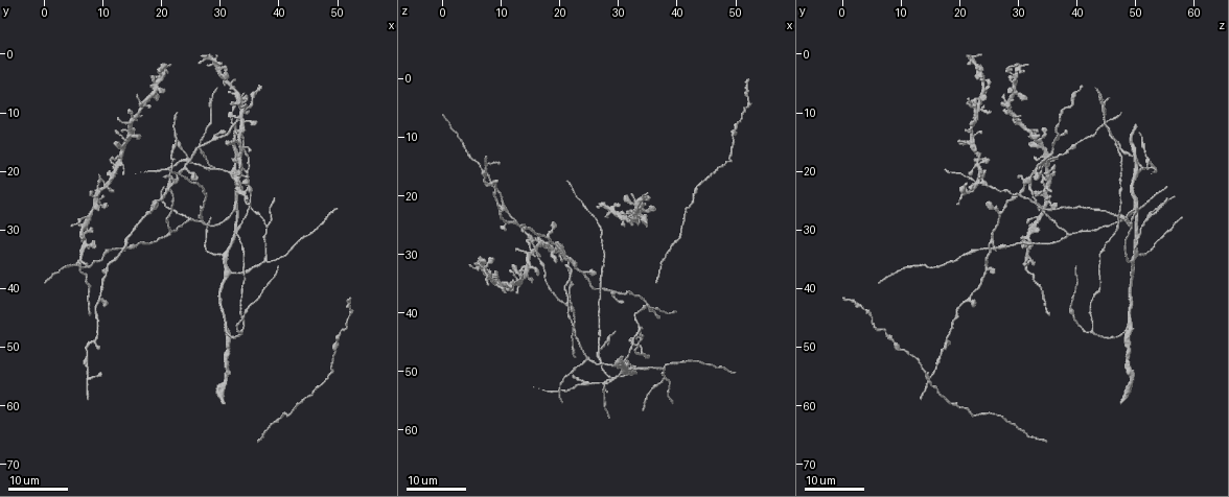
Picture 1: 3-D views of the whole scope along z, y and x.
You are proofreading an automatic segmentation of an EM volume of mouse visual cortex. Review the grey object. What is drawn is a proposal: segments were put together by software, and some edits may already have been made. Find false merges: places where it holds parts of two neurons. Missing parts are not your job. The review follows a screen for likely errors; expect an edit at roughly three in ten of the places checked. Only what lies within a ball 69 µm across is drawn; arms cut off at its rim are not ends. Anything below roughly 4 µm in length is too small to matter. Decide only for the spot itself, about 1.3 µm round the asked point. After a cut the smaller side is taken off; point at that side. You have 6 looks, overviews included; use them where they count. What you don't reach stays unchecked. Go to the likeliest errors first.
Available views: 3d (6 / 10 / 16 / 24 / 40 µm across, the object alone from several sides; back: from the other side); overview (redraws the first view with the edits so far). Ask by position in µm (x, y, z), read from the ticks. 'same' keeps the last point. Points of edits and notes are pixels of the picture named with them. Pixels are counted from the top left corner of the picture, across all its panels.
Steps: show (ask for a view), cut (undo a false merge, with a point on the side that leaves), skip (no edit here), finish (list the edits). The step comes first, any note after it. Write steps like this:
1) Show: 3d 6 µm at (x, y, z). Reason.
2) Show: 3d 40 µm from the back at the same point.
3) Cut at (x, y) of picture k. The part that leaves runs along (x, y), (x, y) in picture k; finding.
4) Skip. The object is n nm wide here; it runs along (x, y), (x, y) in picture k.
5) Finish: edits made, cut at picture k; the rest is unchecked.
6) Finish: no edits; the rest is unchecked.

Show: 3d 16 µm at (30.5, 34.0, 50.0).

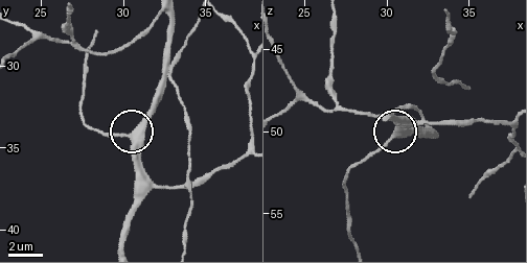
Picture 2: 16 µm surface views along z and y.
Show: 3d 10 µm at (30.5, 34.2, 50.3). Zoom in.

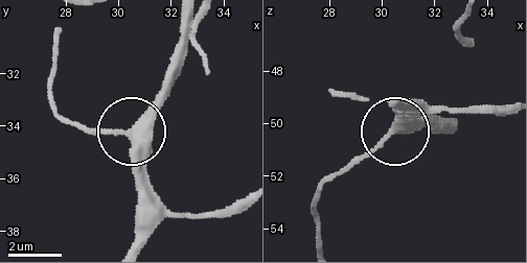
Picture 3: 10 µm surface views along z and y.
Skip. The object is 370 nm wide here; it runs along (456, 121), (397, 125), (331, 180) in picture 3; one neuron here.

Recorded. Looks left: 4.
Show: 3d 24 µm at (13.5, 33.5, 25.0). Four arms meet.

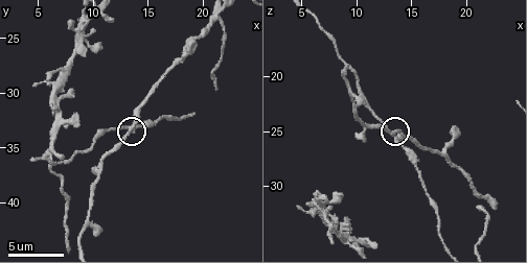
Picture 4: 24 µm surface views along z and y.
Show: 3d 6 µm at (13.4, 33.2, 25.0).

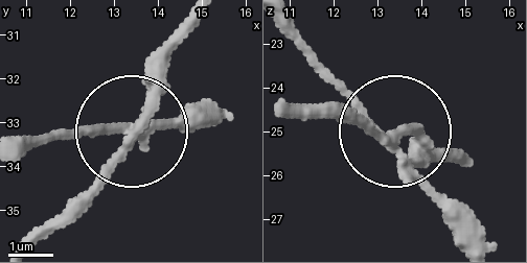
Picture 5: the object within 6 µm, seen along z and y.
Cut at (102, 171) of picture 5. The side arm is 26 µm long; 4 arms meet here; two neurons meet here.

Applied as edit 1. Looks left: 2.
Show: 3d 16 µm at (32.5, 26.5, 49.5). Side arm on a straight run.

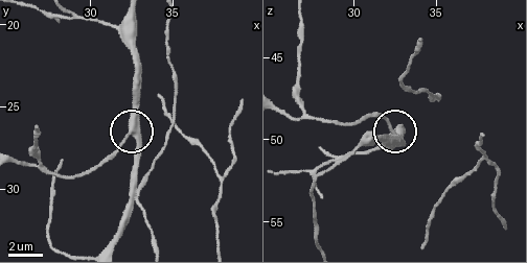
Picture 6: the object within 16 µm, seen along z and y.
Show: 3d 6 µm at (32.4, 26.6, 49.6). Zoom in.

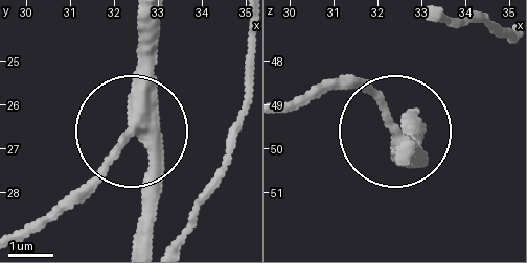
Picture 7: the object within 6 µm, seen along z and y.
Skip. 3 arms meet here; all the same neuron.

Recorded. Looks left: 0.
Finish: edits made, cut at picture 5; the rest is unchecked.

